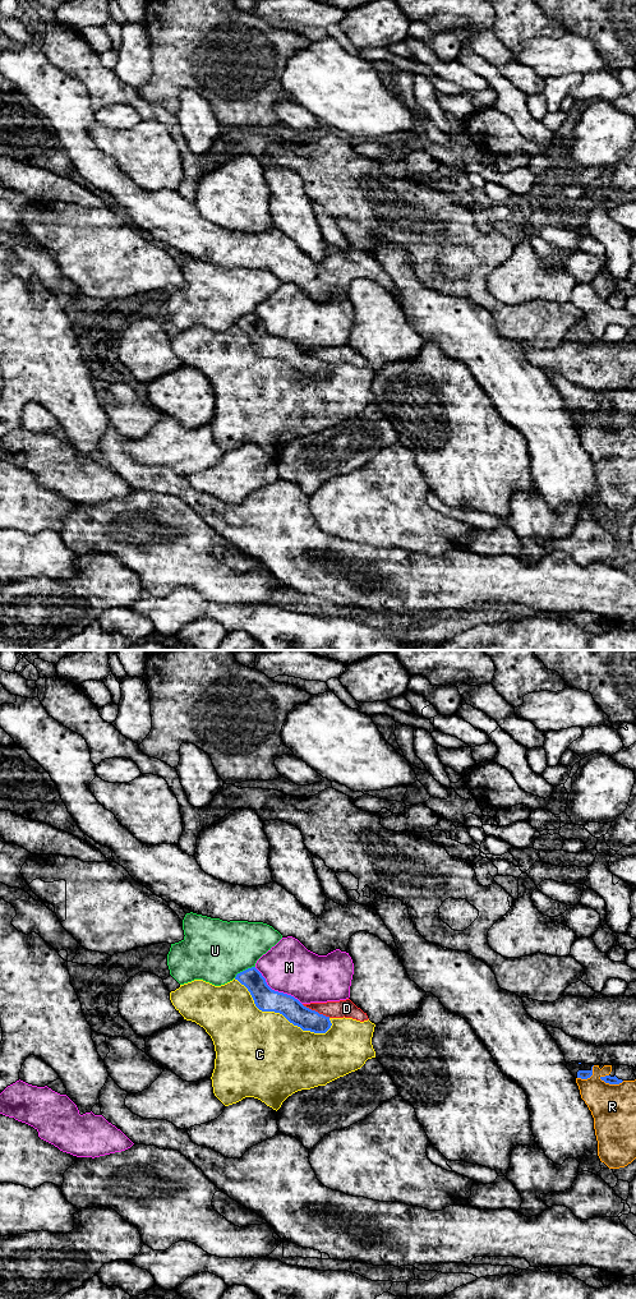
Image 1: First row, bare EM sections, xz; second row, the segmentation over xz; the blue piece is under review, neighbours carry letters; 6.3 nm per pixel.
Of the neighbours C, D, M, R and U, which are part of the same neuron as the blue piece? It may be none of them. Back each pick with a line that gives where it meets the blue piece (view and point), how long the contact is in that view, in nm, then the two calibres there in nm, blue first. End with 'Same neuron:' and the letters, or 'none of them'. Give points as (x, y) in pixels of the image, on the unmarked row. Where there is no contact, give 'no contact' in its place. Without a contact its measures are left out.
Same neuron: none of them

